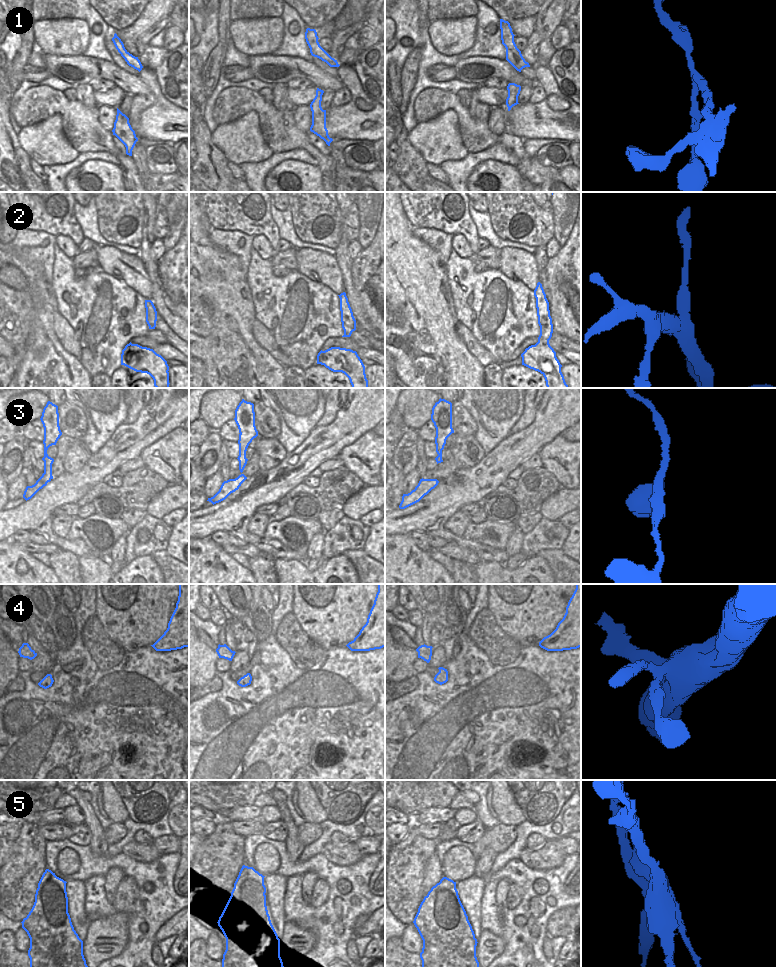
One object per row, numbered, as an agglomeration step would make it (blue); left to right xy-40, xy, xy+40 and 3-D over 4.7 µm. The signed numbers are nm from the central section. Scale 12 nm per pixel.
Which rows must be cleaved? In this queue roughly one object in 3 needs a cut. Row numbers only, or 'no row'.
5

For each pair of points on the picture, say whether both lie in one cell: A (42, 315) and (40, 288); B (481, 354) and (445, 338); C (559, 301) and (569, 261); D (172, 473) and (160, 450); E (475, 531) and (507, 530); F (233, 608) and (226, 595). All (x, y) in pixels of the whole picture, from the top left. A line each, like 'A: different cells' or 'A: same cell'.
A: same cell
B: different cells
C: same cell
D: same cell
E: same cell
F: same cell

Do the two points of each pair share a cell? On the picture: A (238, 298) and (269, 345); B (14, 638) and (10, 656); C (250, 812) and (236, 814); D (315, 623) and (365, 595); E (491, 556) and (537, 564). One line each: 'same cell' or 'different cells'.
A: different cells
B: different cells
C: same cell
D: same cell
E: different cells

